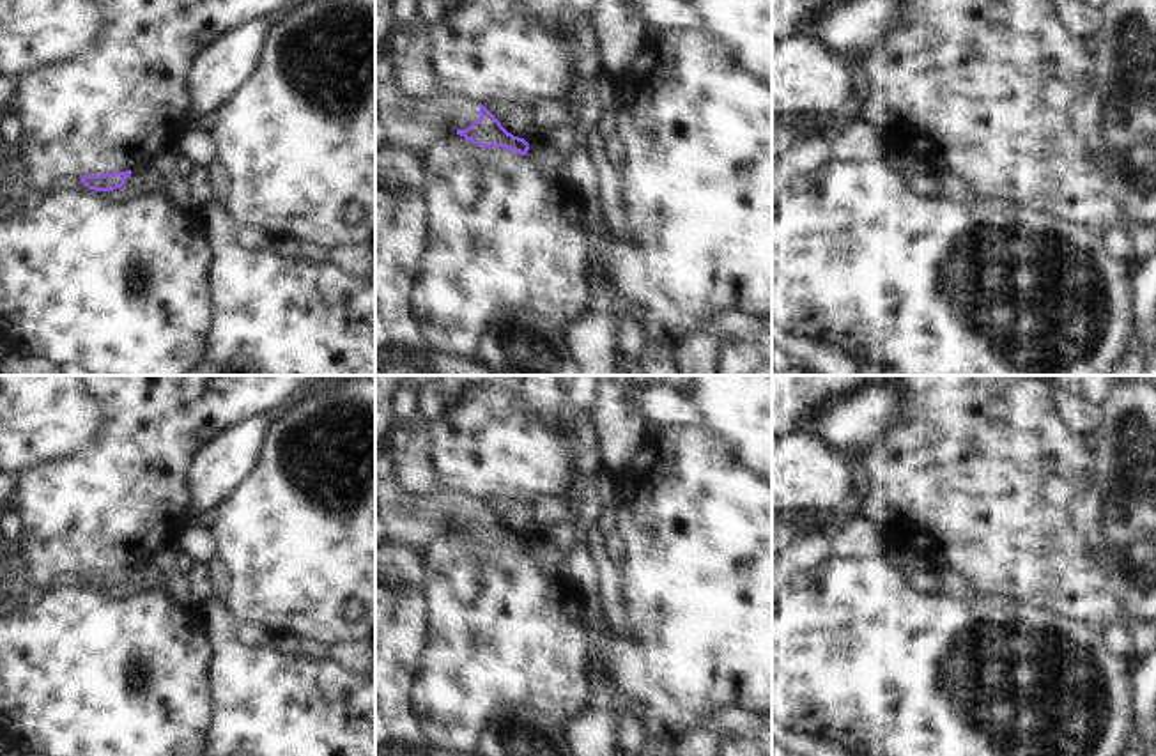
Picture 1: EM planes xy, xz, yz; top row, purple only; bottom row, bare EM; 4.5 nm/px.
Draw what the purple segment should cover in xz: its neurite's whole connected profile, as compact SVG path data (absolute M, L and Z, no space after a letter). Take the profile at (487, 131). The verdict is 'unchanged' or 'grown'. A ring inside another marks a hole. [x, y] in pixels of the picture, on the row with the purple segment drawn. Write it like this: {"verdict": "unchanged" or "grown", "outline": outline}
{"verdict": "grown", "outline": "M375 81L375 115L384 127L388 147L420 154L435 140L457 133L480 147L515 150L551 179L568 179L566 159L547 143L529 145L508 133L482 104L455 96L416 101L389 83Z"}

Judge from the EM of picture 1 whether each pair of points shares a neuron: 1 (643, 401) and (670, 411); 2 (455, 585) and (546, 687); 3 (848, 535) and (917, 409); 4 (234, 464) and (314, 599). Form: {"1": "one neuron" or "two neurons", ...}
{"1": "one neuron", "2": "one neuron", "3": "two neurons", "4": "two neurons"}

